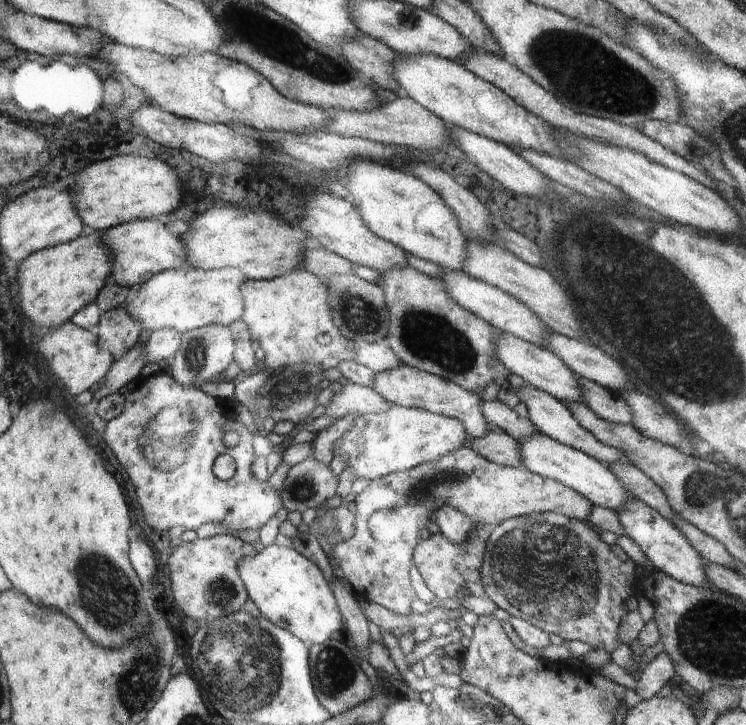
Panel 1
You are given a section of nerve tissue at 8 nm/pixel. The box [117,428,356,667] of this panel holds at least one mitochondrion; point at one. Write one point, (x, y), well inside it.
(218, 593)

